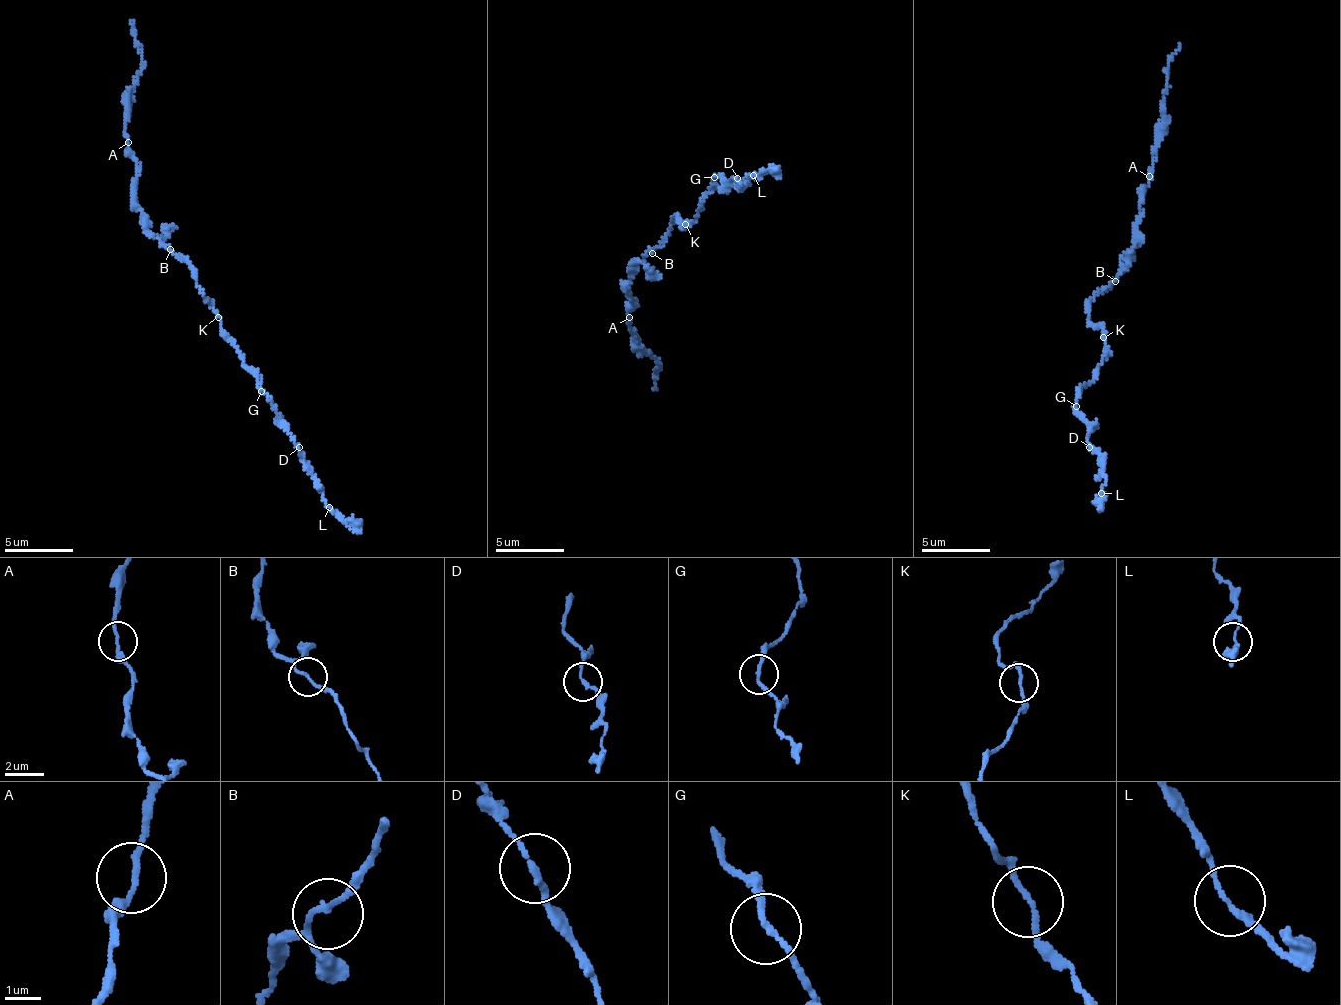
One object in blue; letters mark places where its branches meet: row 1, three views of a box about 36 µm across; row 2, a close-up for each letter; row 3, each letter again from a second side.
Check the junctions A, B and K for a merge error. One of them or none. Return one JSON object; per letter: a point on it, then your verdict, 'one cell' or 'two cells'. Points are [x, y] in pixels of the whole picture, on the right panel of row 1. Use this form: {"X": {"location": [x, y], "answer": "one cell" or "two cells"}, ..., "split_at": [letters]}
{"A": {"location": [1149, 176], "answer": "one cell"}, "B": {"location": [1115, 281], "answer": "one cell"}, "K": {"location": [1103, 337], "answer": "one cell"}, "split_at": []}

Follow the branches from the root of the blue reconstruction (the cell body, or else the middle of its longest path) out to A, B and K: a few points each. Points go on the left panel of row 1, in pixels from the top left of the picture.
A: (193, 277), (193, 267), (148, 230), (148, 217), (136, 203), (136, 159), (128, 148), (128, 142)
B: (193, 277), (193, 267), (170, 249)
K: (193, 277), (217, 317)

